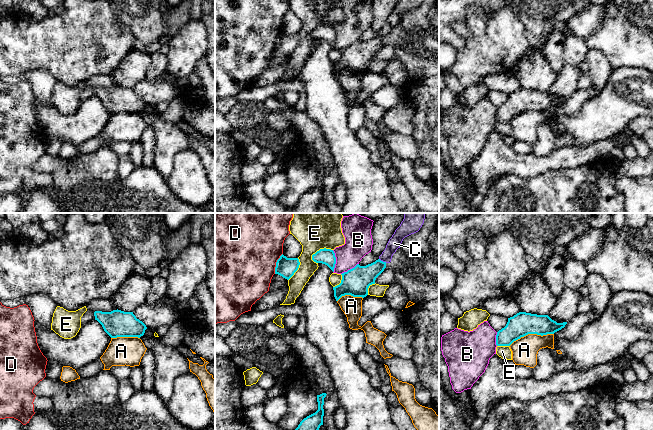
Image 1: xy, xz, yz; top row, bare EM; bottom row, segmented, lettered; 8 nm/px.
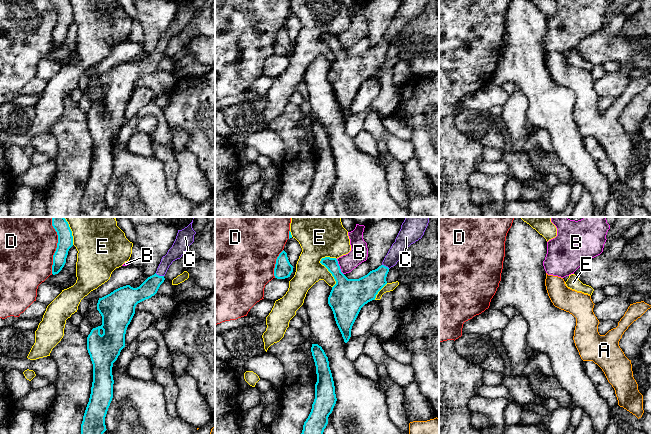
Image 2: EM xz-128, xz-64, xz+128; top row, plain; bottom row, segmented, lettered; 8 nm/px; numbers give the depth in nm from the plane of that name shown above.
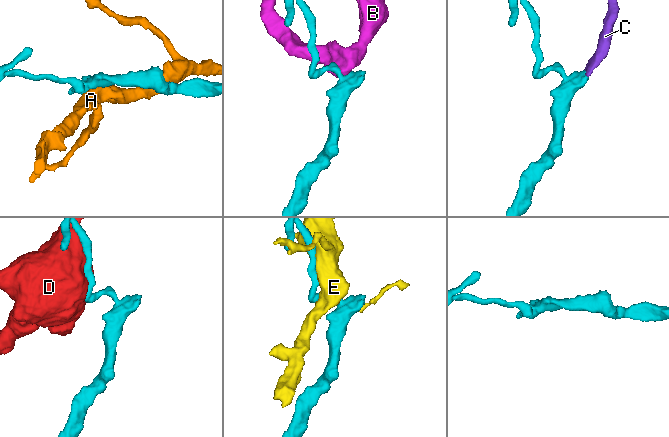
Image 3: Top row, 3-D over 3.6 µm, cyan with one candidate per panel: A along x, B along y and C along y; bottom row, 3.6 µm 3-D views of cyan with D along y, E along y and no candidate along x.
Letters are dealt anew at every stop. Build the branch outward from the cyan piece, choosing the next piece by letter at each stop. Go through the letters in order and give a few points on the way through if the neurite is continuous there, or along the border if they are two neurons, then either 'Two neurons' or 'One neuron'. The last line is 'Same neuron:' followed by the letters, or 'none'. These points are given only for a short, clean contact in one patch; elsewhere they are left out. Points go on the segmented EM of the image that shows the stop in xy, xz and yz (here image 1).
A: Two neurons
B: Boundary: xz (332, 250), (335, 256), (333, 272). Two neurons
C: Path across: xz (358, 279), (367, 275), (382, 261), (394, 243). One neuron
D: Two neurons
E: Two neurons
Same neuron: C

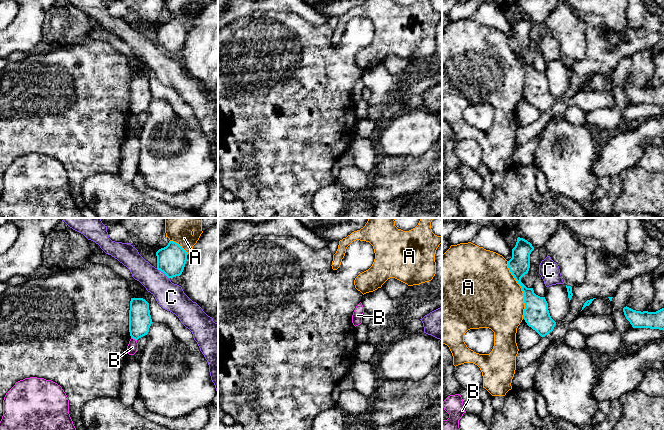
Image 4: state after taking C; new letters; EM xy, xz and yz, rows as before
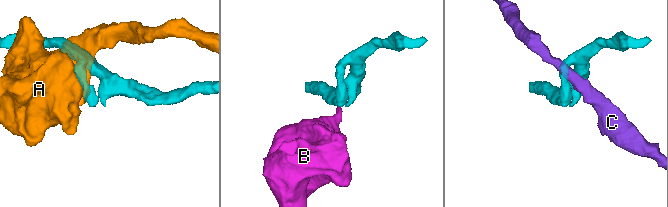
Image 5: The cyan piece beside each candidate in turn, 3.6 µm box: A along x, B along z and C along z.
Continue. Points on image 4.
A: Two neurons
B: Boundary: xy (131, 337), (136, 340). Two neurons
C: Two neurons
Same neuron: none

